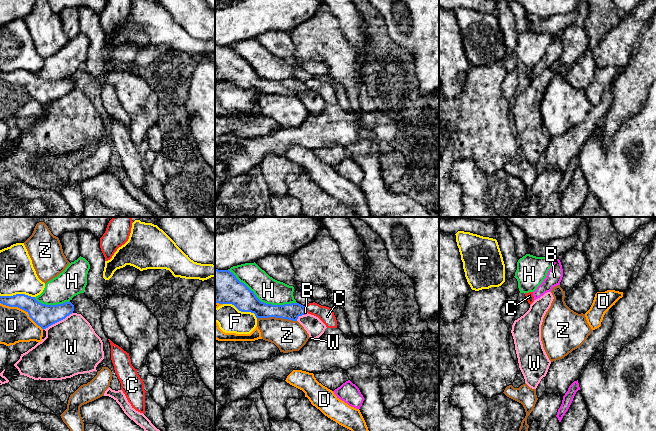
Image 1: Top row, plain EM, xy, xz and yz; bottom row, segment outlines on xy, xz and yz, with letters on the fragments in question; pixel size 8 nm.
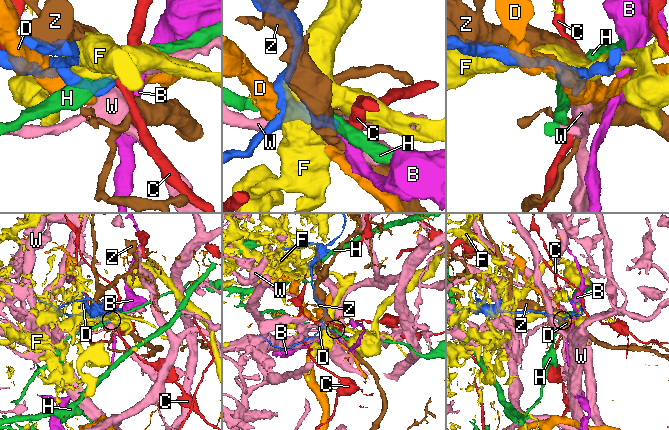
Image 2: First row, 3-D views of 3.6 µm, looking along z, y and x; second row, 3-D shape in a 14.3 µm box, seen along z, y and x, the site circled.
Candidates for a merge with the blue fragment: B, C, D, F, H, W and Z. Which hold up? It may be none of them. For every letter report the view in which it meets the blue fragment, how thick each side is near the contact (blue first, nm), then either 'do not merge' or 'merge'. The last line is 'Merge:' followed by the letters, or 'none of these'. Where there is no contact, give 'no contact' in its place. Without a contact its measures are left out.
B: xz | 130/20 nm | merge
C: xz | 130/120 nm | do not merge
D: xy | 180/260 nm | do not merge
F: xz | 260/200 nm | do not merge
H: xz | 200/200 nm | do not merge
W: xy | 180/440 nm | do not merge
Z: xz | 140/240 nm | do not merge
Merge: B

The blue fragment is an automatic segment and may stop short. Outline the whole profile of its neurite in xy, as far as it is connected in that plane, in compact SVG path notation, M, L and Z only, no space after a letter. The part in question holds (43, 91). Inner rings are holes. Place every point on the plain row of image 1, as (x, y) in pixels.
M25 70L0 72L0 79L26 87L29 93L43 106L65 95L74 87L74 81L70 77L57 81L46 81L38 78L35 73Z

